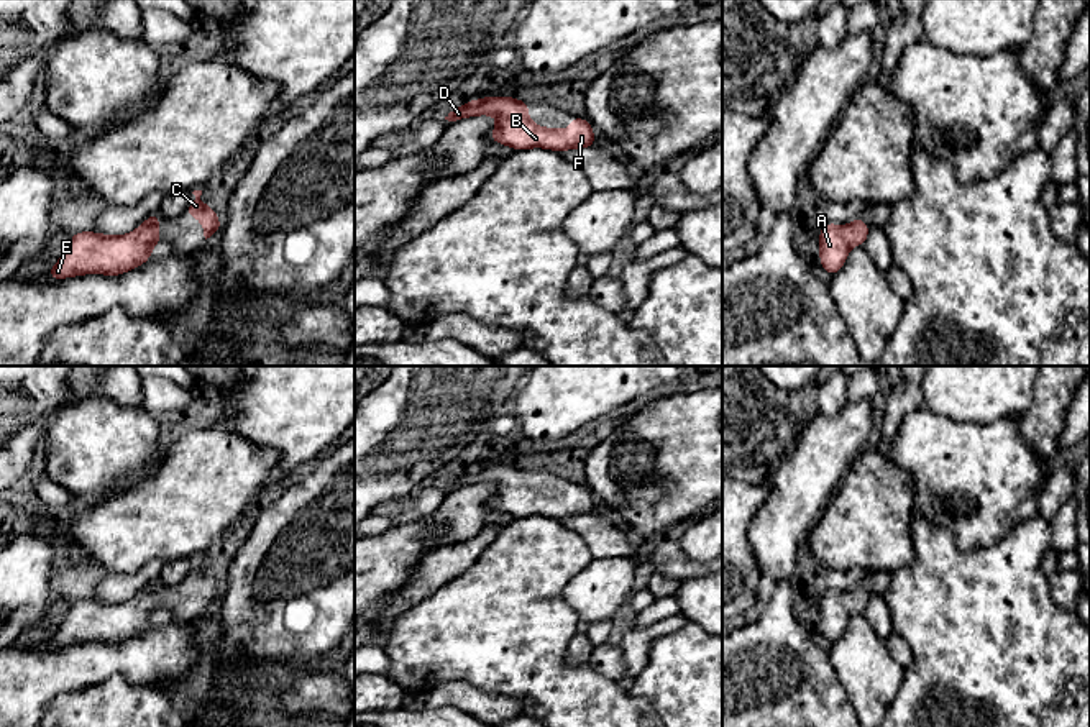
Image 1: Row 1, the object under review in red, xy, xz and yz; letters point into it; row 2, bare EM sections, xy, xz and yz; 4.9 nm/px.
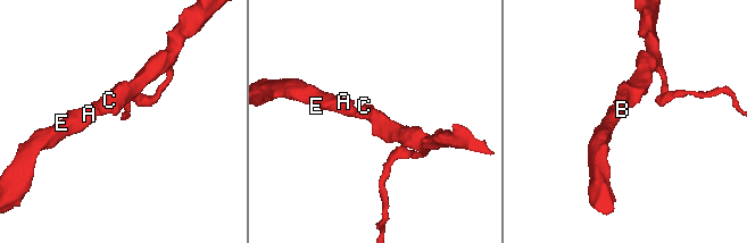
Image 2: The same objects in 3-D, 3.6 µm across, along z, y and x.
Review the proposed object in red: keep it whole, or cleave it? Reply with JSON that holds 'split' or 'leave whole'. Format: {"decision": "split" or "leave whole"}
{"decision": "leave whole"}

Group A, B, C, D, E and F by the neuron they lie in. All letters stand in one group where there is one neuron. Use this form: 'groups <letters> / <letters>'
groups A B C D E F

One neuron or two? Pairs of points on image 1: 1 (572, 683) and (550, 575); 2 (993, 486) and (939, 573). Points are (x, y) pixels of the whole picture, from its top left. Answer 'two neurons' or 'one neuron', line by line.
1: one neuron
2: two neurons

